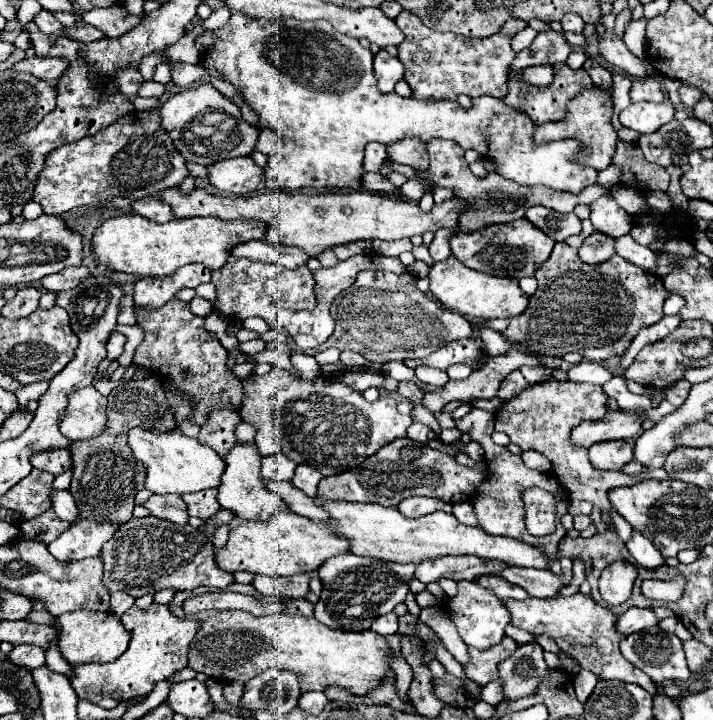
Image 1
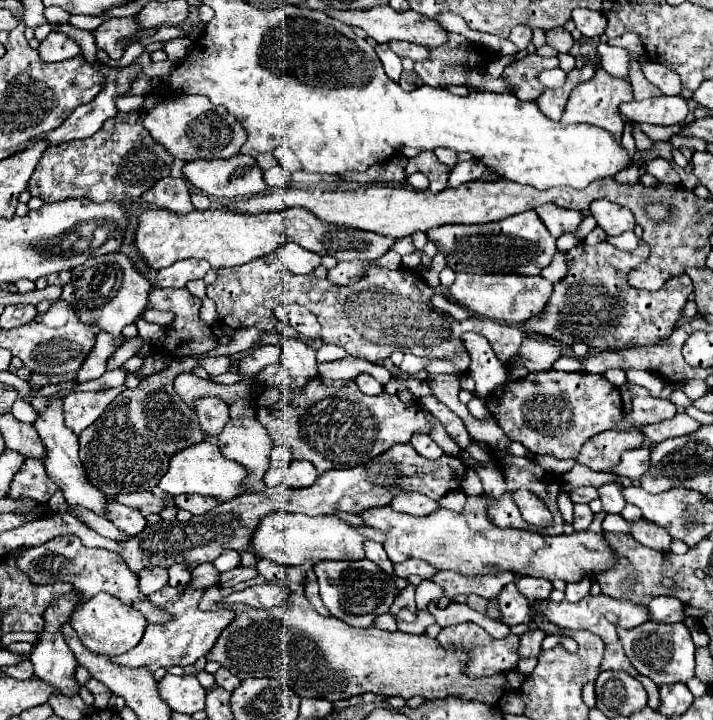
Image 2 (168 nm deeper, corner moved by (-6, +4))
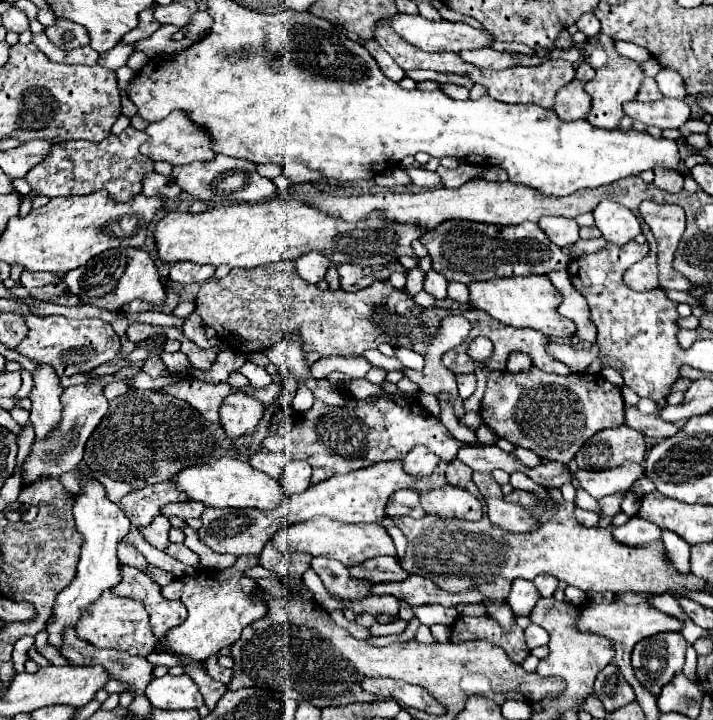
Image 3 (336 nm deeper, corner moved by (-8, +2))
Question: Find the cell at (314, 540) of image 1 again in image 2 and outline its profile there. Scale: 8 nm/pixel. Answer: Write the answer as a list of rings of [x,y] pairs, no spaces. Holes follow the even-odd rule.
[[[268,514],[252,536],[252,550],[258,558],[268,558],[278,566],[296,566],[320,560],[362,560],[364,542],[374,540],[384,544],[386,536],[366,524],[352,526],[338,516],[302,516],[302,514]]]

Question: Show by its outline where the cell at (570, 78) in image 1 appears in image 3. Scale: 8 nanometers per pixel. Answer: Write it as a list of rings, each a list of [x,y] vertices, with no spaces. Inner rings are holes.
[[[582,62],[576,68],[576,76],[570,84],[562,86],[554,98],[554,112],[560,120],[580,120],[586,118],[590,110],[590,98],[584,92],[584,84],[594,76],[594,68],[588,62]]]

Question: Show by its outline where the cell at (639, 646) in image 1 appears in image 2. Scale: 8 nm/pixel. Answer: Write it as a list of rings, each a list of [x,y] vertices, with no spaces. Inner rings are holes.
[[[646,622],[634,630],[618,628],[618,634],[624,644],[624,652],[632,666],[642,674],[648,676],[656,686],[674,684],[674,682],[688,682],[694,676],[694,642],[690,630],[682,624],[654,624]]]

